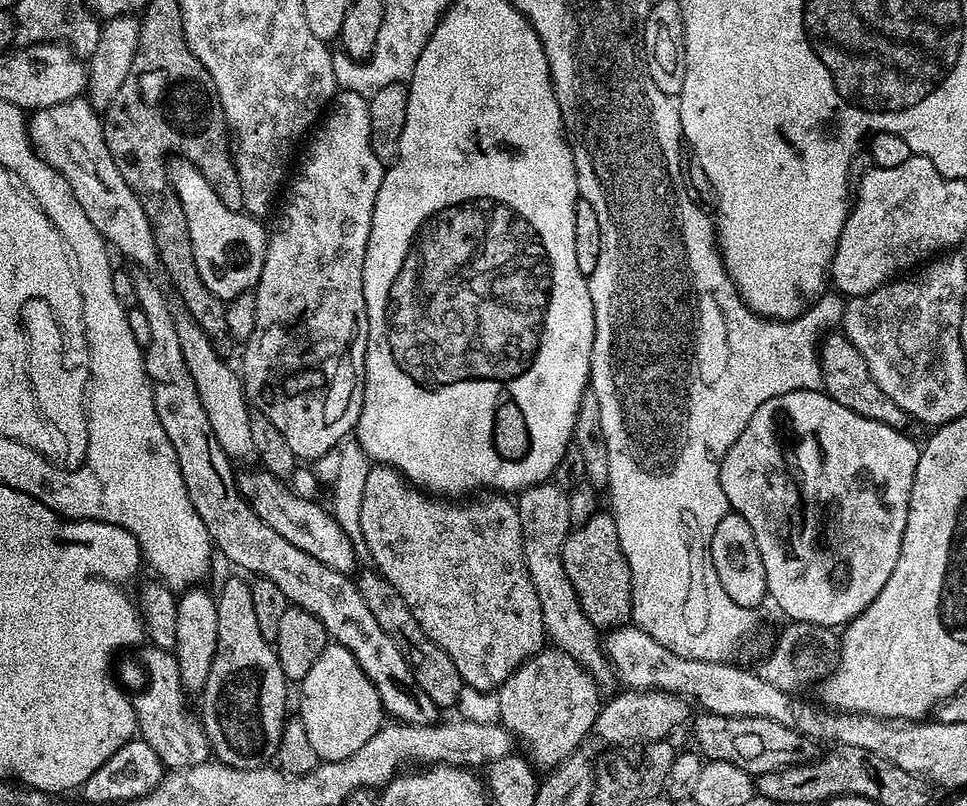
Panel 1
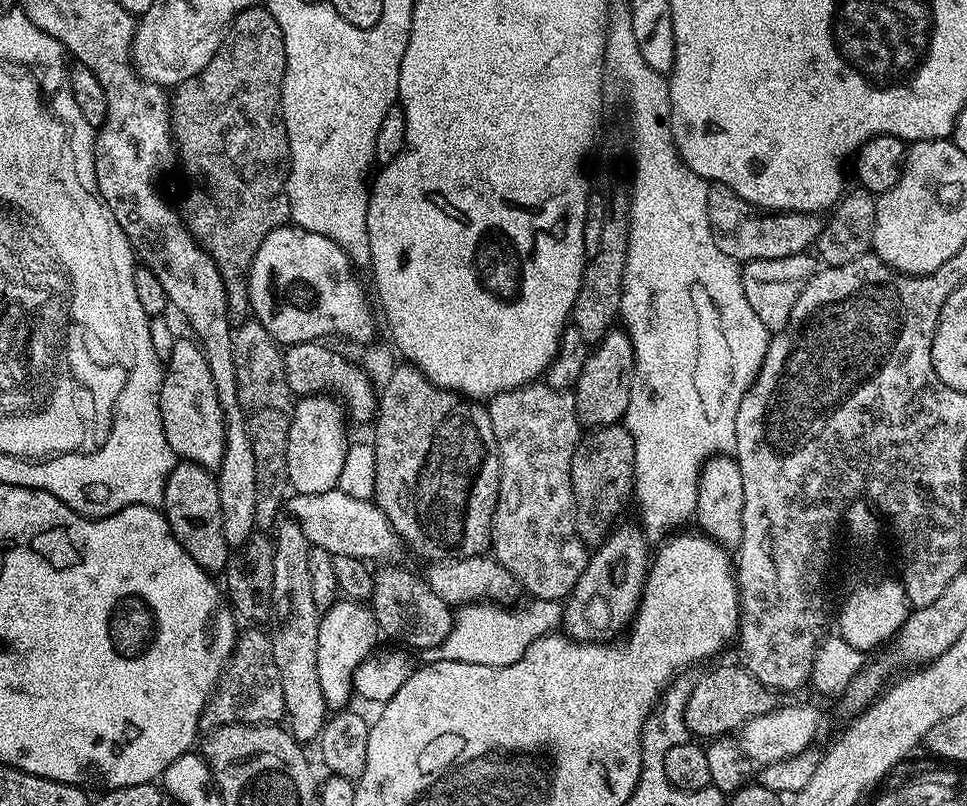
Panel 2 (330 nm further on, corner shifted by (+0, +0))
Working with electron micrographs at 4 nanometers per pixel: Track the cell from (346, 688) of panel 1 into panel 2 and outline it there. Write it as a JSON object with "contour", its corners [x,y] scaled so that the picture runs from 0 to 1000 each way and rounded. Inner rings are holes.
{"contour":[[[352,742],[345,752],[341,752],[339,759],[332,763],[329,777],[329,851],[333,851],[333,866],[340,880],[356,881],[361,877],[360,867],[365,867],[366,864],[364,842],[375,819],[390,808],[389,789],[391,790],[389,764],[380,748]]]}

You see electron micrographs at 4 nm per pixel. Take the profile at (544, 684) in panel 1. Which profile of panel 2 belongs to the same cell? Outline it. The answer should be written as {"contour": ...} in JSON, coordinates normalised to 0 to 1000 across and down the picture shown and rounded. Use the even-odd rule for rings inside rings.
{"contour":[[[638,649],[629,669],[609,689],[608,703],[592,728],[590,737],[582,746],[581,779],[593,794],[636,795],[653,775],[654,766],[662,753],[662,742],[666,738],[666,722],[670,717],[672,703],[672,670],[661,649],[644,649]]]}

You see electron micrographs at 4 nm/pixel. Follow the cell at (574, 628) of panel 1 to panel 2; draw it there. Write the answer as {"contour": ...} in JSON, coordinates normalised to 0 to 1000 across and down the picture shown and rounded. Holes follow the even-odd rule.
{"contour":[[[551,474],[540,481],[516,486],[503,505],[511,529],[517,565],[517,602],[509,639],[508,689],[523,702],[547,741],[582,746],[608,703],[609,681],[596,661],[596,624],[592,612],[592,569],[602,545],[602,527],[596,520],[596,494],[590,485]]]}

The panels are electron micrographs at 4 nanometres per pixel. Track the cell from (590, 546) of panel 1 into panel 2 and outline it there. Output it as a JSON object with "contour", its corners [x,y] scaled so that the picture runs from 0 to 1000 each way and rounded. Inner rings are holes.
{"contour":[[[644,525],[628,526],[625,531],[613,531],[601,545],[594,558],[592,569],[592,612],[596,624],[596,661],[608,677],[619,677],[629,669],[639,643],[645,635],[645,624],[656,615],[656,597],[658,594],[658,574],[656,563],[658,550],[651,543]]]}

